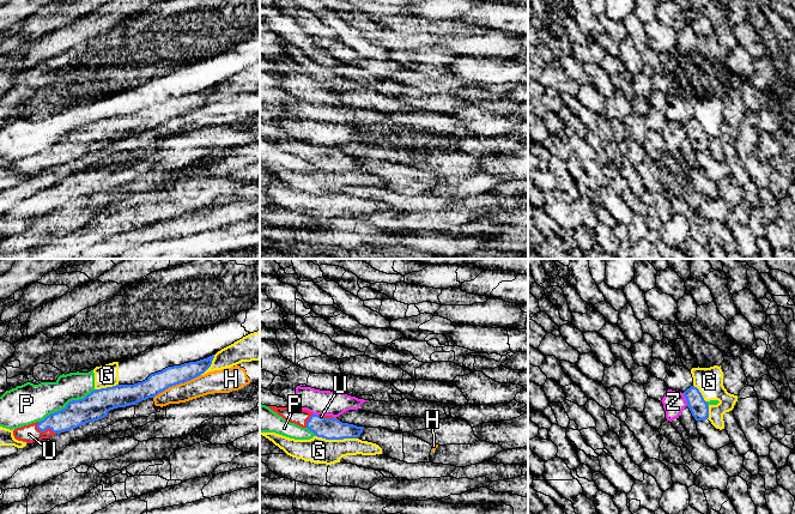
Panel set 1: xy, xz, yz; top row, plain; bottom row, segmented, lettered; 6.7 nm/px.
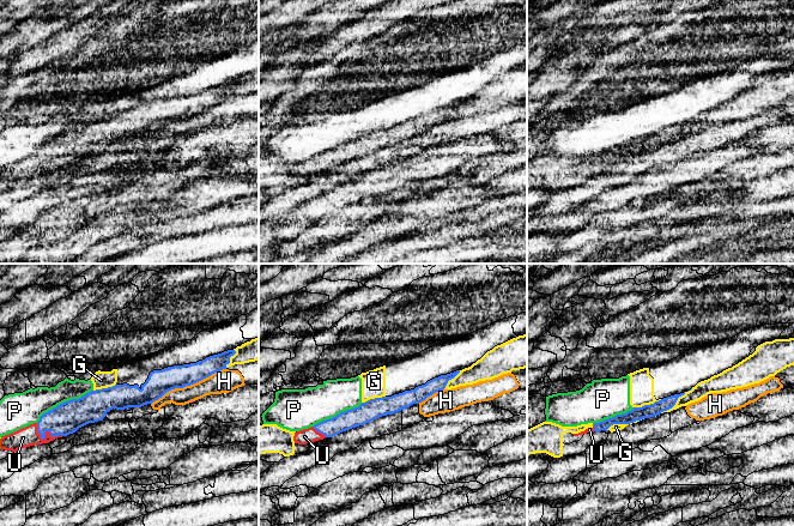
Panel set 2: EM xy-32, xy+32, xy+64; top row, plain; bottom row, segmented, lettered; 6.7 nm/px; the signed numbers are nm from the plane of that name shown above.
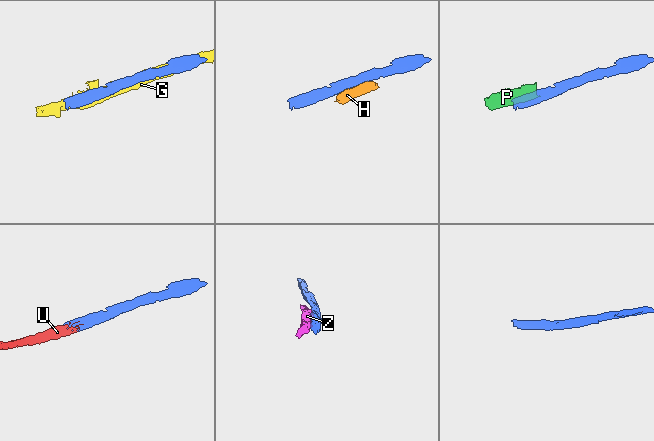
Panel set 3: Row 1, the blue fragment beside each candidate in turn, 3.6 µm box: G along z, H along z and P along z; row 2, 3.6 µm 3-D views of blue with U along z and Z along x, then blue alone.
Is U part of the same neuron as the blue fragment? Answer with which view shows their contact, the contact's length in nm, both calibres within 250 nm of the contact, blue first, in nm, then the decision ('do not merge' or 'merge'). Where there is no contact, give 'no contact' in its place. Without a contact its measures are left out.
meets blue in xy; contact 160 nm long; 180 nm thick on the blue side, 120 nm on the other; merge

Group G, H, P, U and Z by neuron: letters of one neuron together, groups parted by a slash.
G / H / P / U / Z

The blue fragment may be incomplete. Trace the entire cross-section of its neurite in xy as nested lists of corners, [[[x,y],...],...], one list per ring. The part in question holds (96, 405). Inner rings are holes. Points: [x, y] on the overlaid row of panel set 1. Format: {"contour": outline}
{"contour": [[[214,355],[196,362],[168,367],[134,385],[116,385],[95,389],[84,399],[69,401],[65,409],[50,413],[41,422],[14,429],[13,436],[18,441],[32,443],[102,419],[110,410],[154,398],[169,387],[200,376],[211,367],[213,358]]]}

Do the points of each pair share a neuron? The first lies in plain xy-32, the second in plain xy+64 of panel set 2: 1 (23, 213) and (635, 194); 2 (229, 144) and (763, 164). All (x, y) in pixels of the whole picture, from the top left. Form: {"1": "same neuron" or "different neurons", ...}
{"1": "same neuron", "2": "different neurons"}

